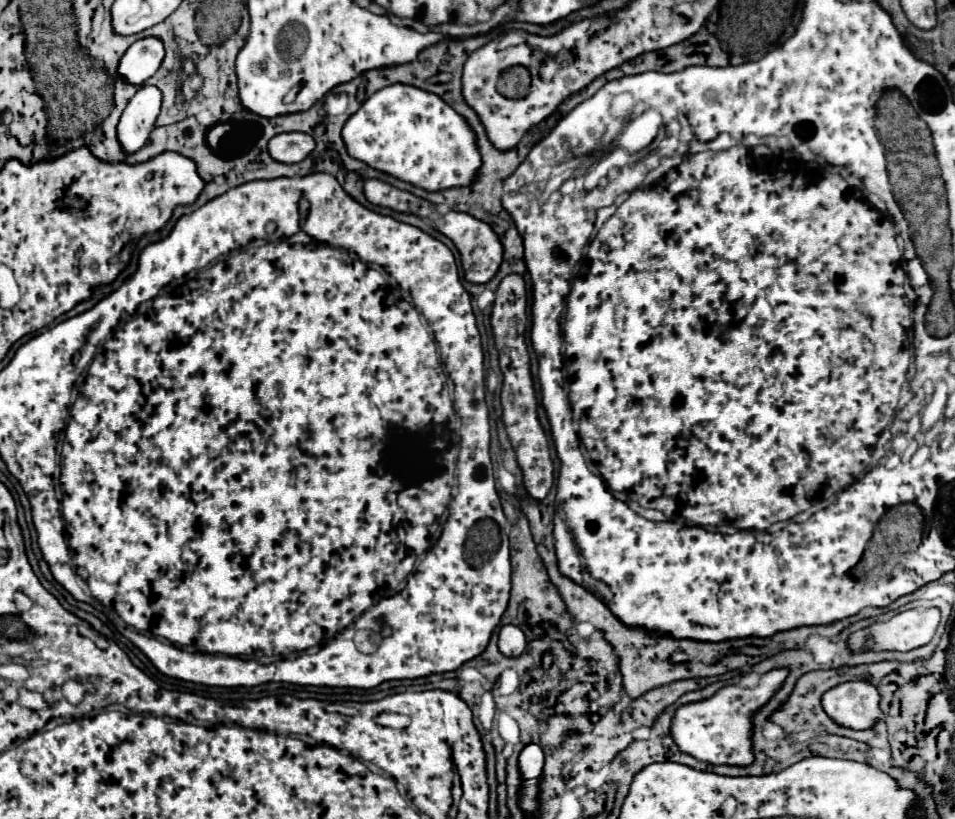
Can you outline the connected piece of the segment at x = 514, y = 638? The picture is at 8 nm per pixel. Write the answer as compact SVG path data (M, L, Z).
M501 629L497 645L505 657L519 657L527 647L527 639L521 629Z

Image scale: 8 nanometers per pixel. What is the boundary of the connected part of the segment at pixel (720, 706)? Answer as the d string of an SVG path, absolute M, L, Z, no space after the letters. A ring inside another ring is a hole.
M773 669L761 677L761 683L753 689L723 687L713 697L697 703L689 703L677 709L673 719L673 739L683 753L693 755L699 761L713 765L749 765L751 763L751 715L783 685L787 669Z

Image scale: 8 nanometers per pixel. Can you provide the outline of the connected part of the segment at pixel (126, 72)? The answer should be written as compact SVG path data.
M155 37L135 41L119 61L117 73L129 85L143 85L161 65L163 43Z

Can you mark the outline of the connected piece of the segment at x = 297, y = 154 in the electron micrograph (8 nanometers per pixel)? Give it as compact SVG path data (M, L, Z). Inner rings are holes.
M281 133L269 141L269 155L279 163L299 163L315 147L315 141L307 133Z

